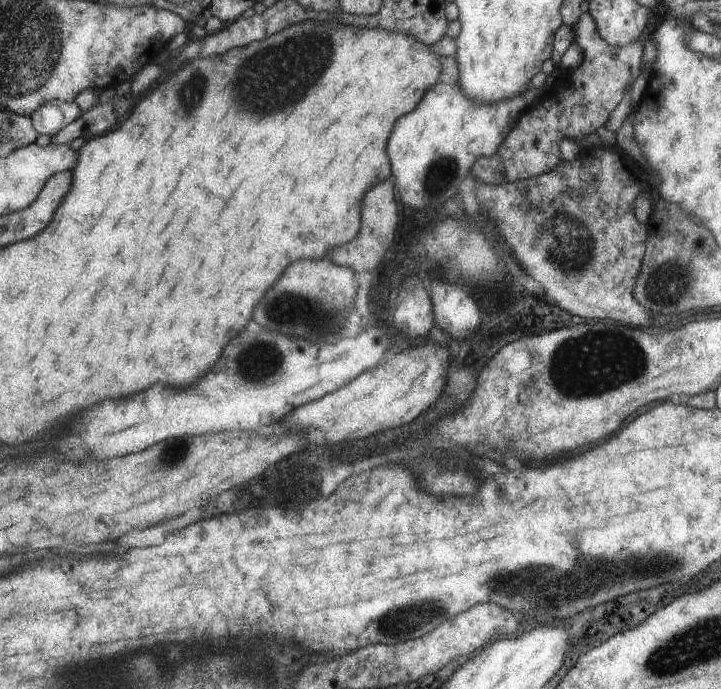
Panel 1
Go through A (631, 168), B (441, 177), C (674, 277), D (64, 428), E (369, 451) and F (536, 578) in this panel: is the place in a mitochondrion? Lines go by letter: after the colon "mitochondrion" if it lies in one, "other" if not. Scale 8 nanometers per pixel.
A: other
B: mitochondrion
C: mitochondrion
D: other
E: other
F: mitochondrion

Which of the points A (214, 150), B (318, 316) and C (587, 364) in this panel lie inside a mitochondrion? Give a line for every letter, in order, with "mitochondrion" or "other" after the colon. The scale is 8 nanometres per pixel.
A: other
B: mitochondrion
C: mitochondrion

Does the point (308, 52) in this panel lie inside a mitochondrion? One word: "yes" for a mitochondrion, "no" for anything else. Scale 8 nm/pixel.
yes

